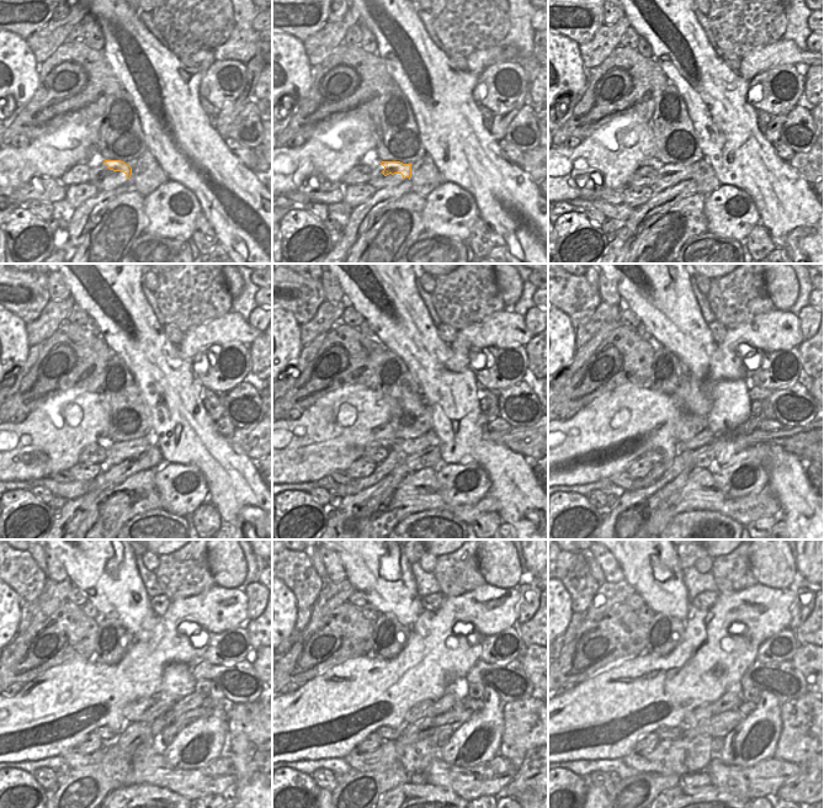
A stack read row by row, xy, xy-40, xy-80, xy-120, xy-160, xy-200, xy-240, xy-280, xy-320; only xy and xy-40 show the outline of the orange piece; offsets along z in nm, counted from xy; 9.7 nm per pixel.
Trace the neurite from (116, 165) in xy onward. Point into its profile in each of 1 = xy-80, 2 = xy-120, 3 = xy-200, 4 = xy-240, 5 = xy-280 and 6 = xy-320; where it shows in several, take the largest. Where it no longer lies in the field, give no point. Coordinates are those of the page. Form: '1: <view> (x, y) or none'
1: xy-80 (685, 170)
2: xy-120 (134, 447)
3: xy-200 (703, 437)
4: xy-240 (161, 706)
5: xy-280 (447, 701)
6: xy-320 (728, 701)

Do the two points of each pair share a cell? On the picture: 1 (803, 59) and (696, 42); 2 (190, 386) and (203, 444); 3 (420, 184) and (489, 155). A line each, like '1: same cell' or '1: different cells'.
1: different cells
2: same cell
3: different cells

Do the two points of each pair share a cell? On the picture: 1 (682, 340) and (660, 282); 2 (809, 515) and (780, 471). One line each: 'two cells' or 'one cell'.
1: one cell
2: one cell

